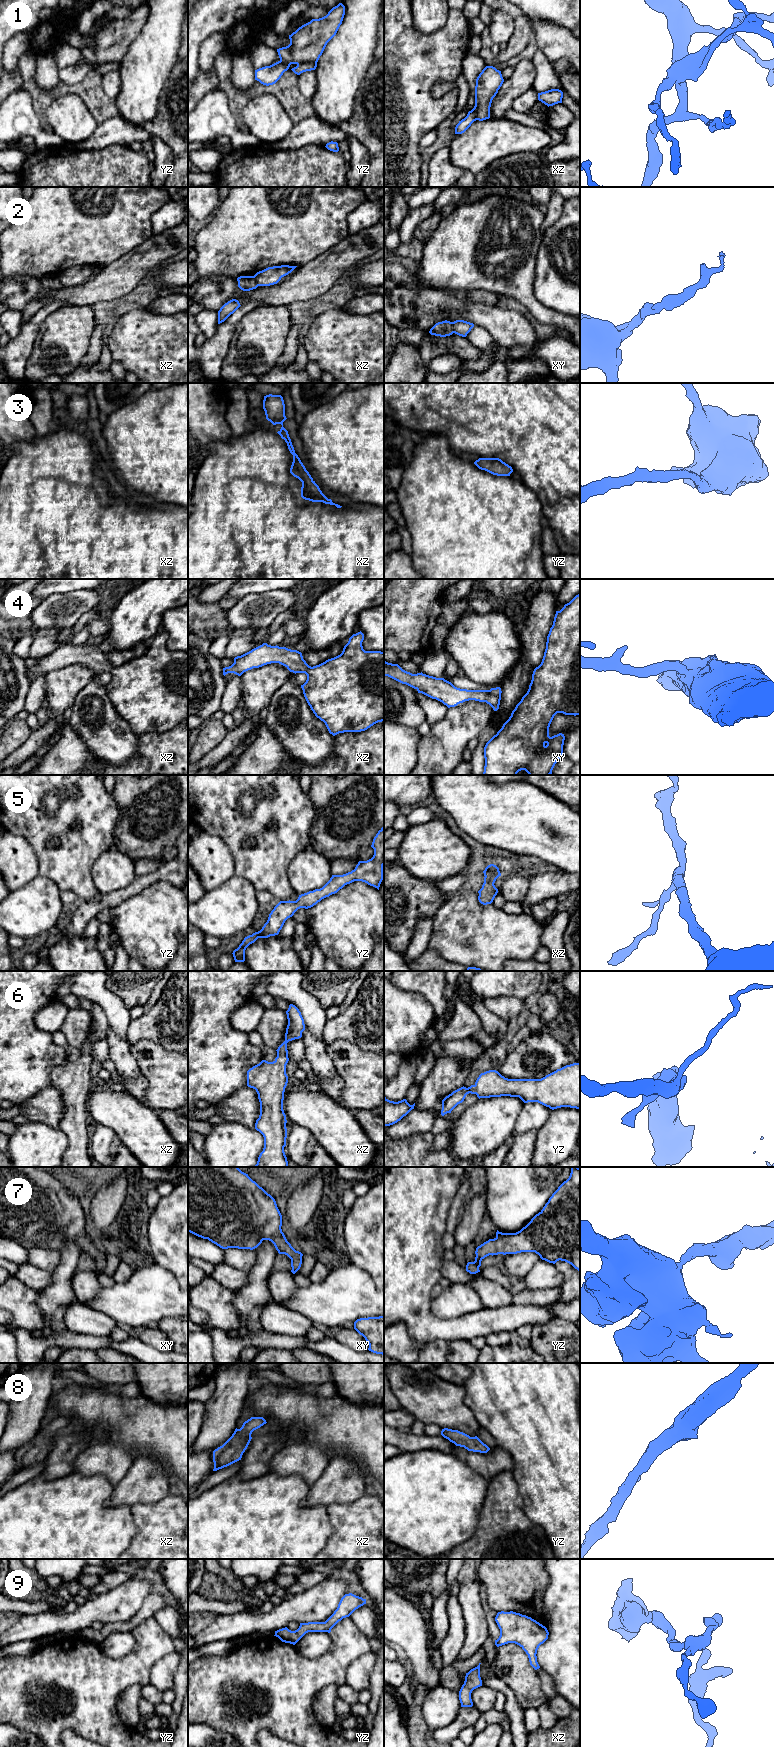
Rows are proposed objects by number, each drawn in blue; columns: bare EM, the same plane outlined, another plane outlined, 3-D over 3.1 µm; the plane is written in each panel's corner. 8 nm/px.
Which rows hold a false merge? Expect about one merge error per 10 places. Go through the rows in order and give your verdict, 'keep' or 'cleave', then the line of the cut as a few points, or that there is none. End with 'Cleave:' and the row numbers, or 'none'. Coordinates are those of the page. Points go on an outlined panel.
1: keep | no cut
2: keep | no cut
3: keep | no cut
4: keep | no cut
5: keep | no cut
6: keep | no cut
7: keep | no cut
8: keep | no cut
9: keep | no cut
Cleave: none

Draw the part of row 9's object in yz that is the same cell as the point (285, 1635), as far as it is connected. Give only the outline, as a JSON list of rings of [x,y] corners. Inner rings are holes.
[[[352,1593],[345,1594],[334,1613],[325,1621],[325,1622],[308,1622],[300,1623],[300,1626],[297,1630],[291,1631],[287,1627],[275,1631],[276,1637],[278,1637],[282,1642],[290,1643],[295,1645],[306,1633],[308,1632],[331,1632],[331,1629],[343,1618],[349,1617],[356,1609],[366,1604],[366,1599],[356,1596]]]

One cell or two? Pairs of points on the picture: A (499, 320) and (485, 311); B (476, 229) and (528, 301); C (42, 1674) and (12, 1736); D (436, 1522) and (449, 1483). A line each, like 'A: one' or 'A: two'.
A: one
B: one
C: two
D: one

